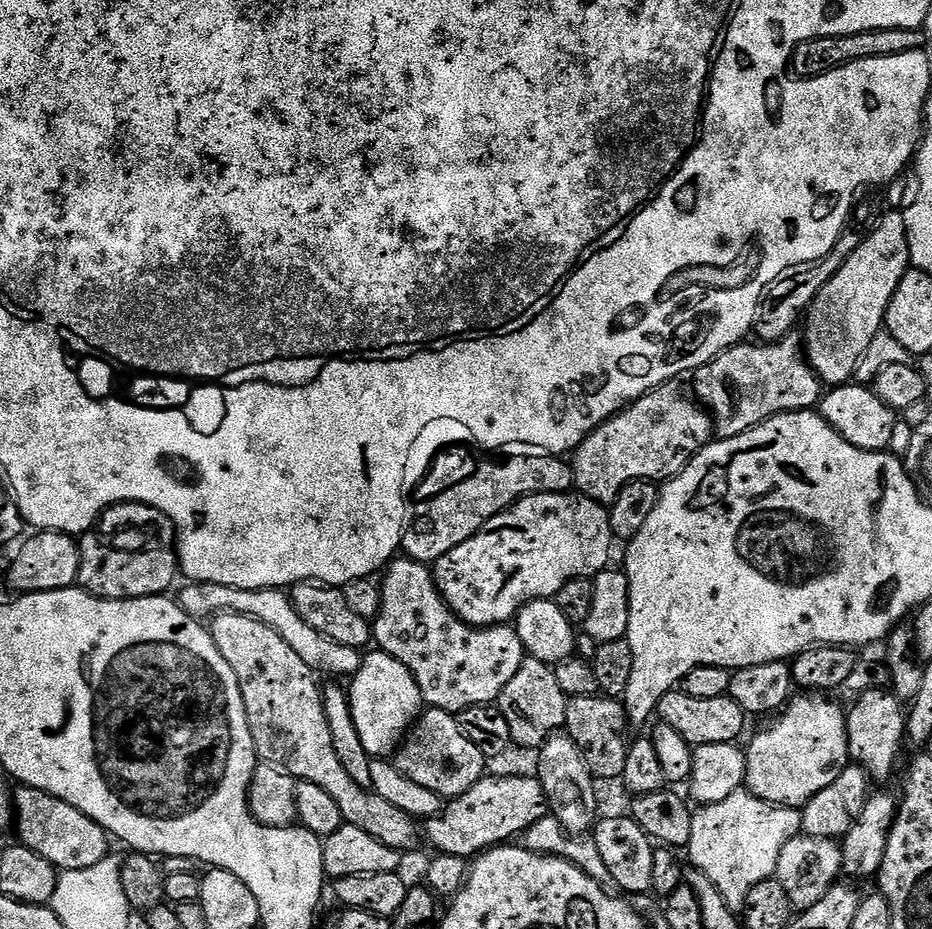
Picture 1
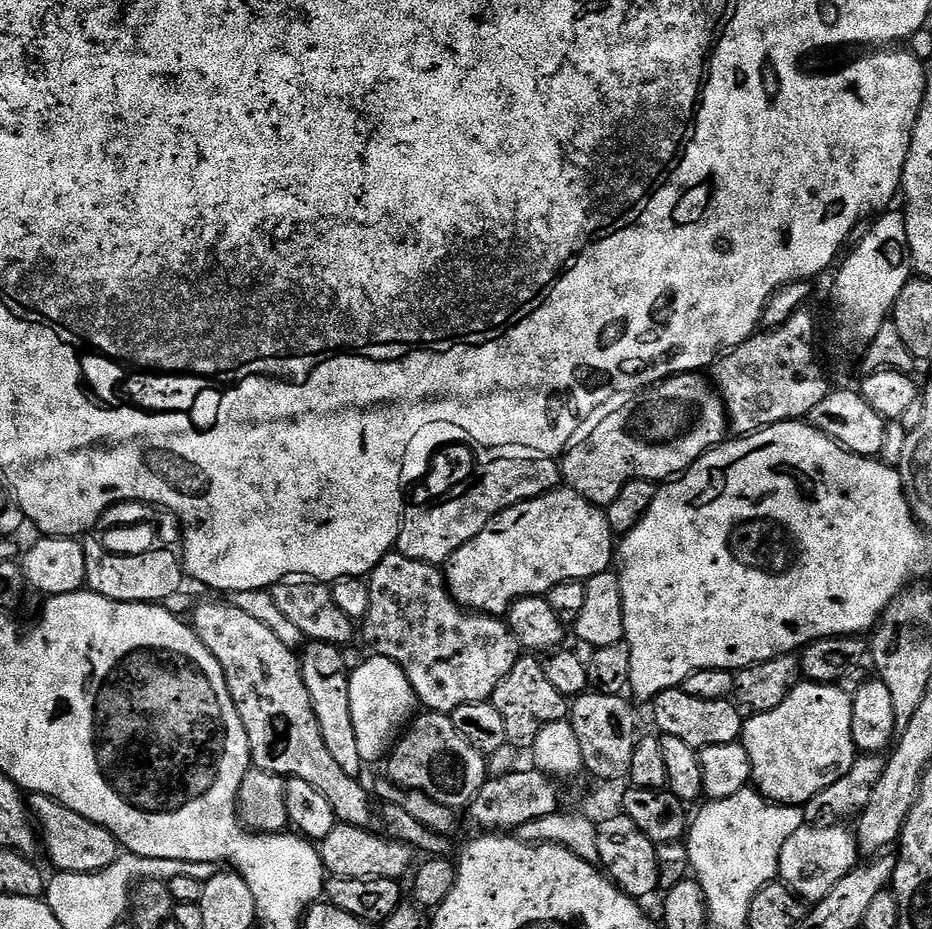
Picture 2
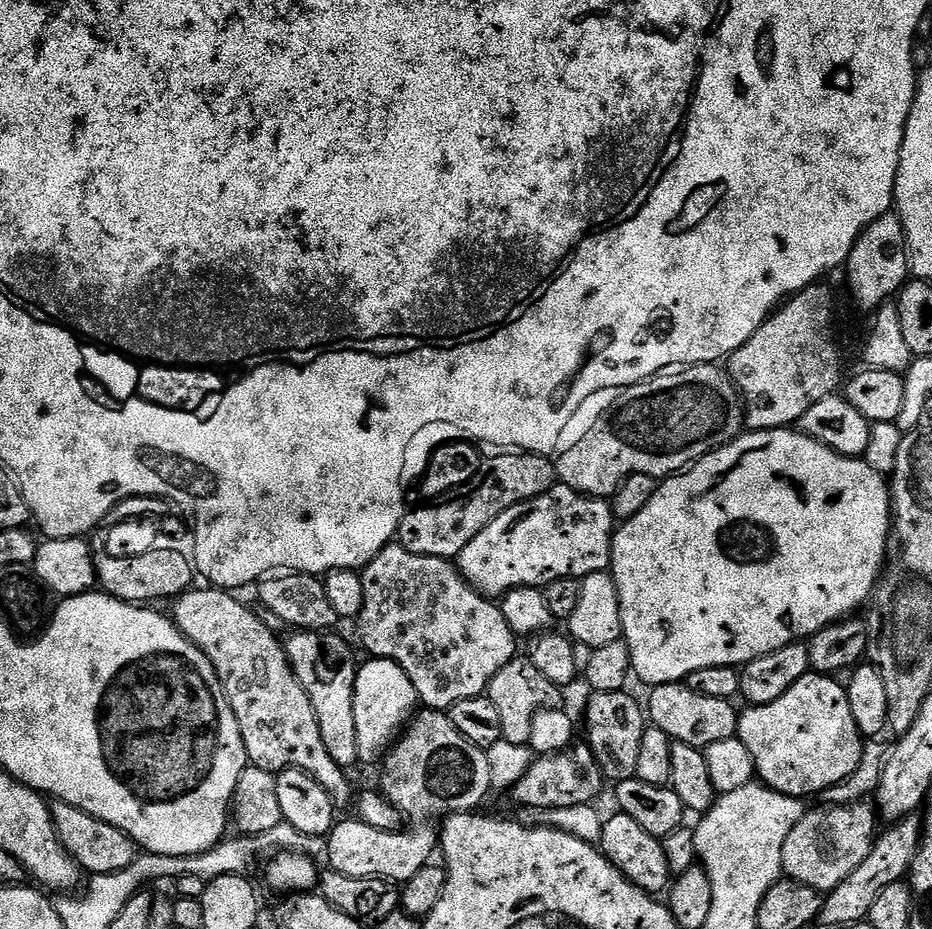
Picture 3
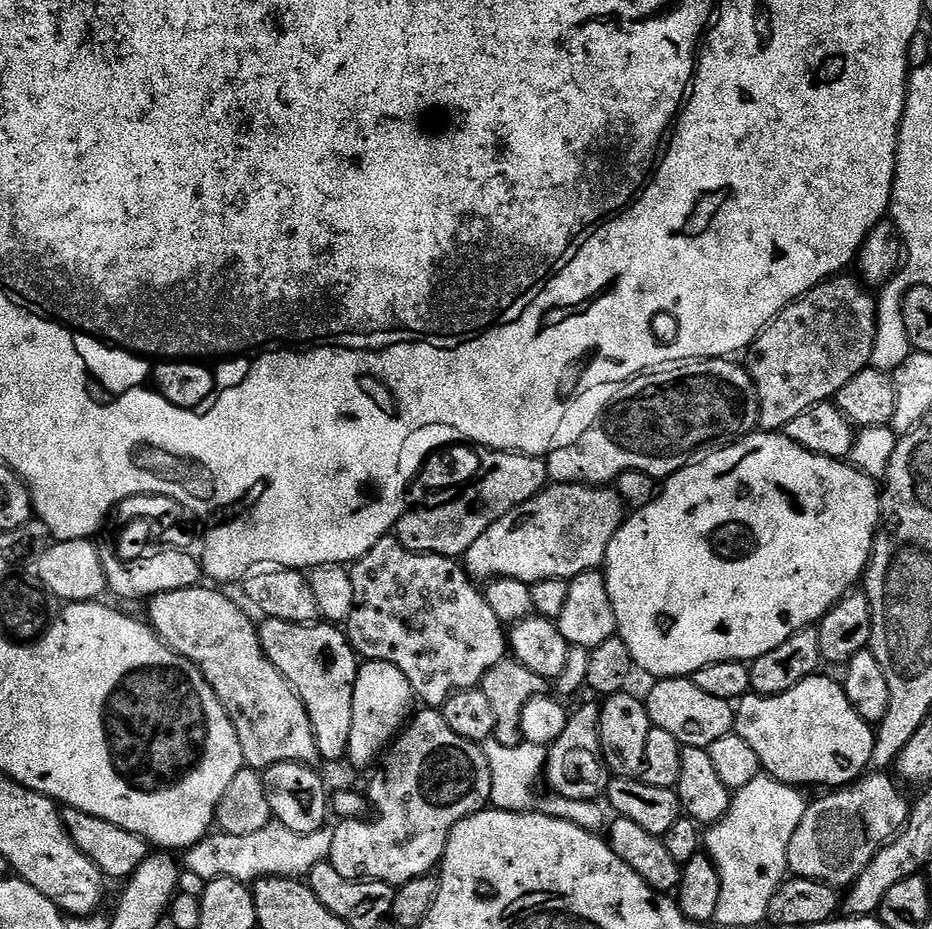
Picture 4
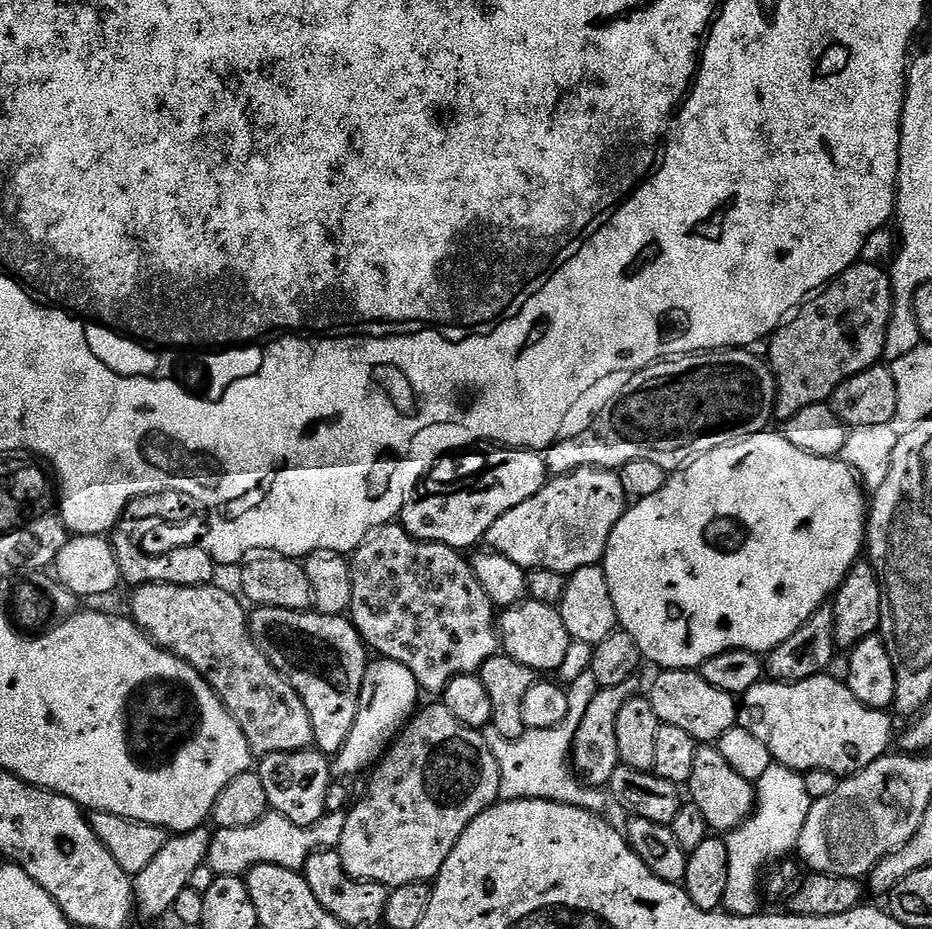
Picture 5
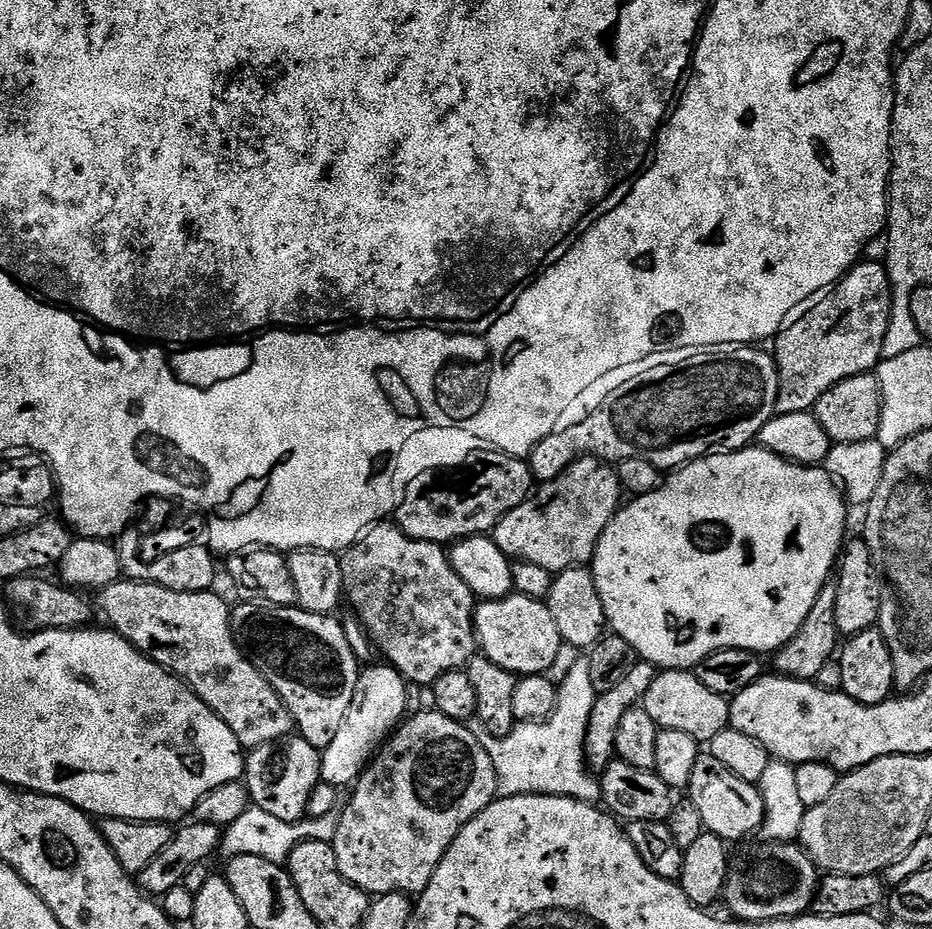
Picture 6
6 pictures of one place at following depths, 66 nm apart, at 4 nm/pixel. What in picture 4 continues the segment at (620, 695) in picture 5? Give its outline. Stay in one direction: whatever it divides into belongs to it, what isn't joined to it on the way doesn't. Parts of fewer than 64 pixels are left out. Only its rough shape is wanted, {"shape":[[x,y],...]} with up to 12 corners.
{"shape":[[600,704],[569,715],[549,745],[544,782],[555,797],[599,801],[608,763]]}

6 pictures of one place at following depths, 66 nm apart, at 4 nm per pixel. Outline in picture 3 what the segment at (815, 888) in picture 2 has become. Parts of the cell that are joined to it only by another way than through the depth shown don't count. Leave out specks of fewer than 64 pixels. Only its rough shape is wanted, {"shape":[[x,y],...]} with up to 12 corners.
{"shape":[[868,802],[805,811],[782,846],[787,879],[827,894],[872,853]]}

